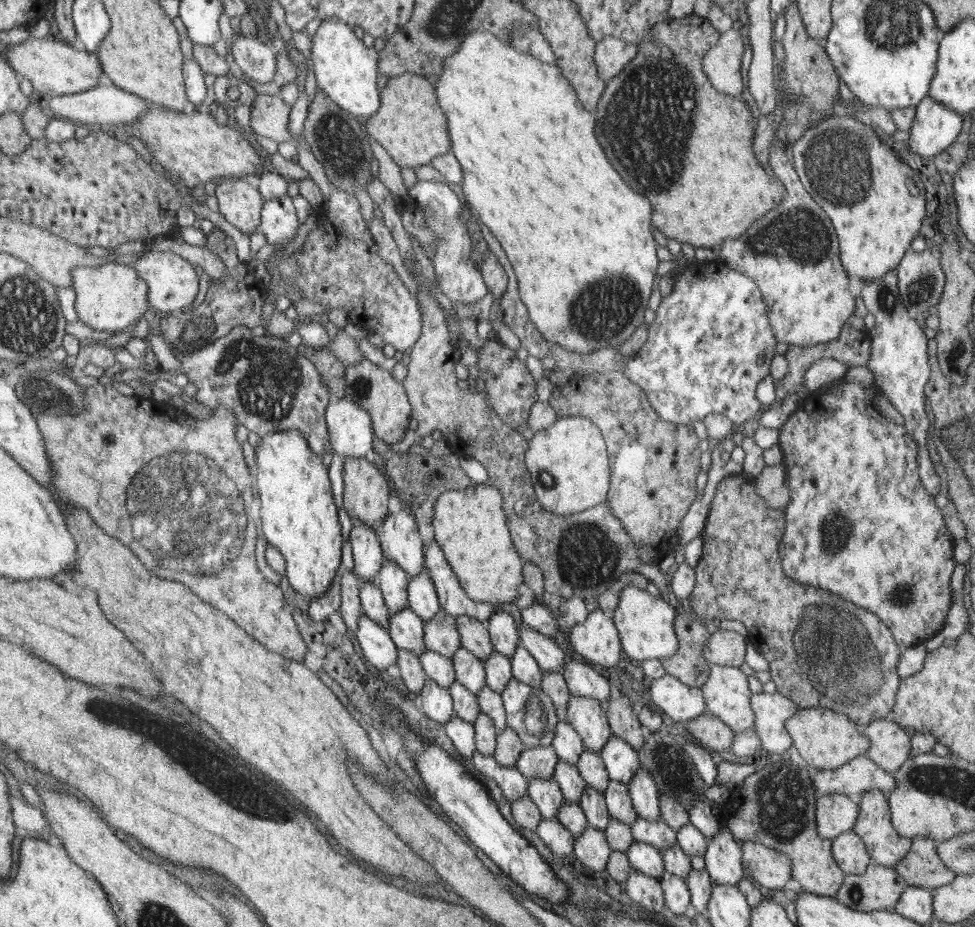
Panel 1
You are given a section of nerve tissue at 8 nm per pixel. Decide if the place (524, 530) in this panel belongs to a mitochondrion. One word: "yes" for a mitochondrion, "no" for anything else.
no

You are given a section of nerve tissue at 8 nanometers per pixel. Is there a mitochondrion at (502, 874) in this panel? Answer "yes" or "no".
no

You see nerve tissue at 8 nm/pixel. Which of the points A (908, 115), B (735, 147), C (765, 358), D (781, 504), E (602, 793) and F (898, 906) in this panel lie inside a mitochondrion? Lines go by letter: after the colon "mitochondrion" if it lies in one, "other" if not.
A: other
B: other
C: other
D: other
E: other
F: other

